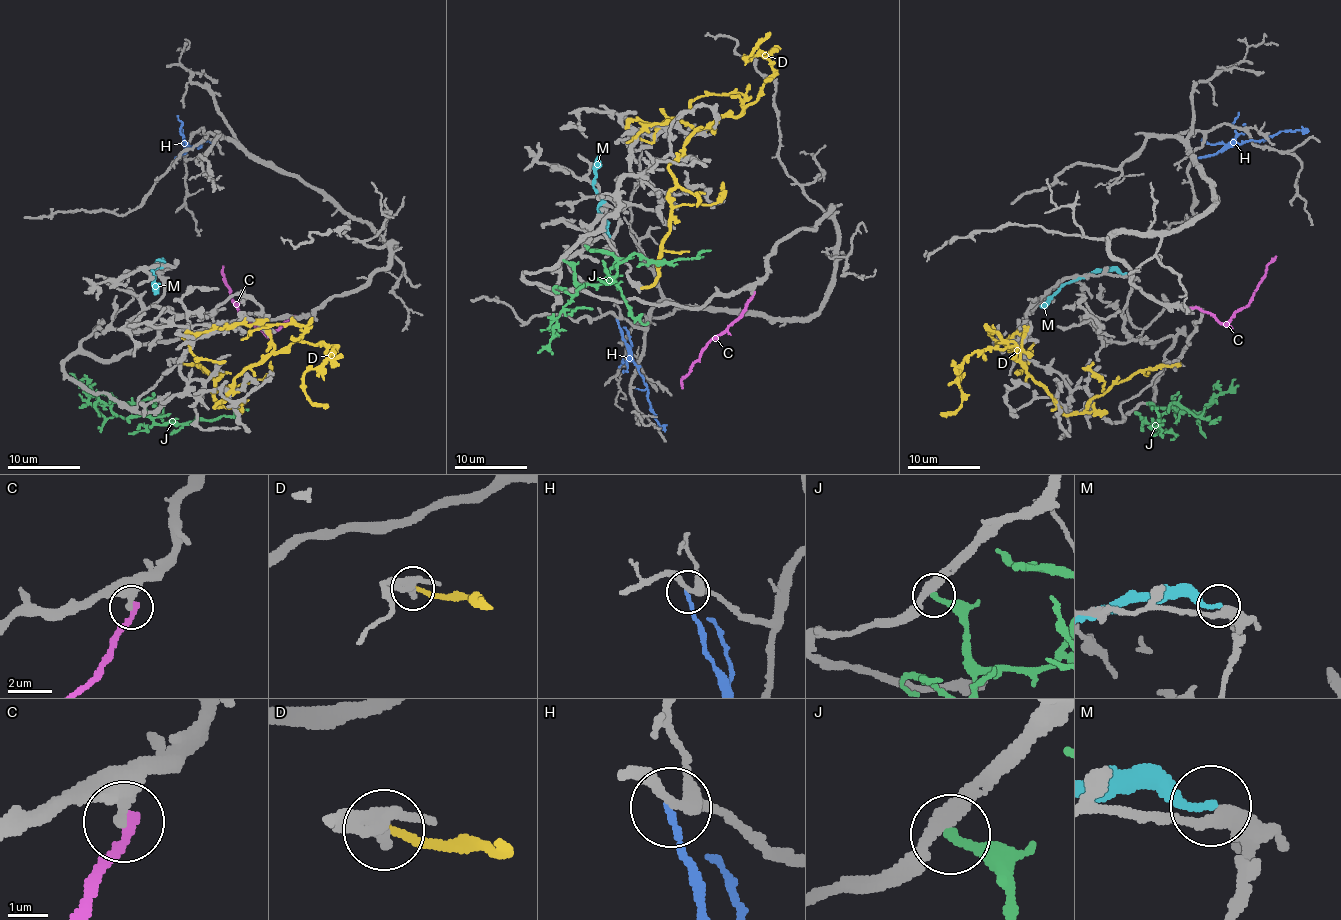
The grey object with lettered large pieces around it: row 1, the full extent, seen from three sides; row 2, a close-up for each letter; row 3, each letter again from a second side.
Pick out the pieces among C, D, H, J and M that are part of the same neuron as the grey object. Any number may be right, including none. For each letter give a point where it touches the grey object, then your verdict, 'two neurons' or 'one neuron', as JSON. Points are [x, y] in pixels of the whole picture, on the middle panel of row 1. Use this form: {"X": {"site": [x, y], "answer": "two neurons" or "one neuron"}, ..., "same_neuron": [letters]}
{"C": {"site": [752, 293], "answer": "two neurons"}, "D": {"site": [638, 288], "answer": "two neurons"}, "H": {"site": [617, 318], "answer": "two neurons"}, "J": {"site": [563, 260], "answer": "two neurons"}, "M": {"site": [610, 243], "answer": "two neurons"}, "same_neuron": []}

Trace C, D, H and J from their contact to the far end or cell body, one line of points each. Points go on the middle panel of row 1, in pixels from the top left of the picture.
C: (752, 294), (742, 313), (700, 353), (684, 375), (682, 388)
D: (639, 289), (655, 280), (669, 228), (669, 168), (697, 130), (757, 99), (773, 69), (744, 55), (769, 31)
H: (616, 318), (621, 338), (643, 379), (653, 417), (660, 425), (667, 425)
J: (563, 260), (572, 267), (580, 283), (601, 283), (609, 268), (639, 253), (654, 261), (675, 261), (710, 249)

